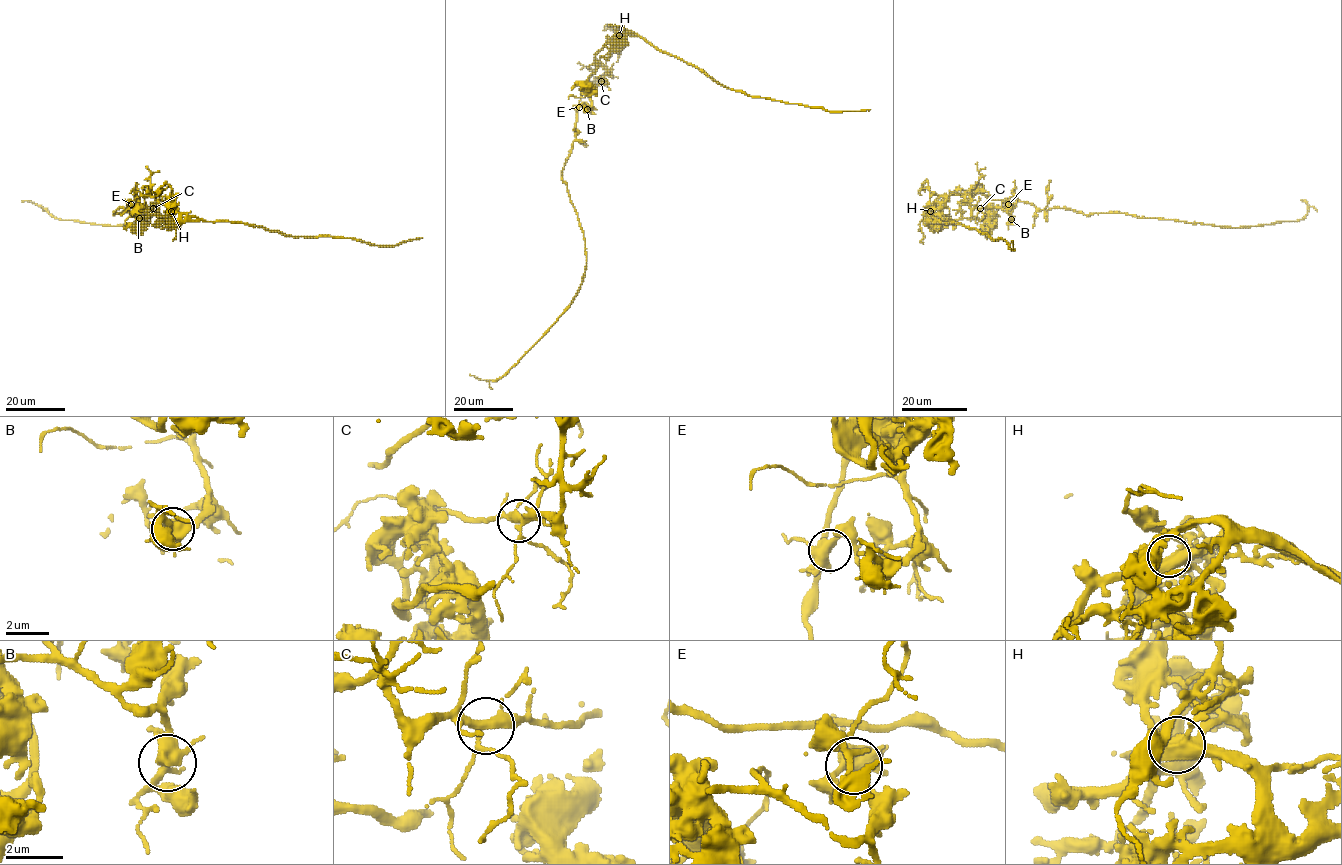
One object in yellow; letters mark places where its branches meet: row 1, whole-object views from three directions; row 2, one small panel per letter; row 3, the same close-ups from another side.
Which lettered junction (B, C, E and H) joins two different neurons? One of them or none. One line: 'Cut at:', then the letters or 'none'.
Cut at: H

